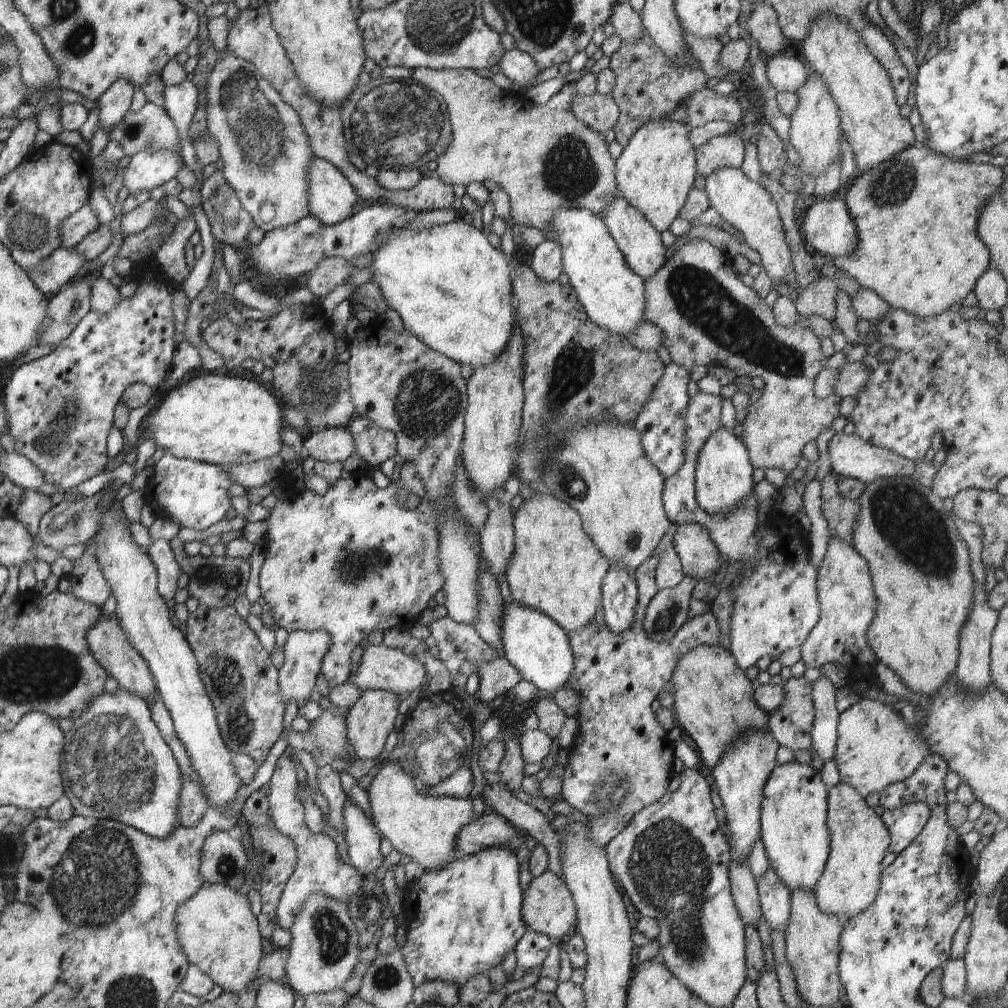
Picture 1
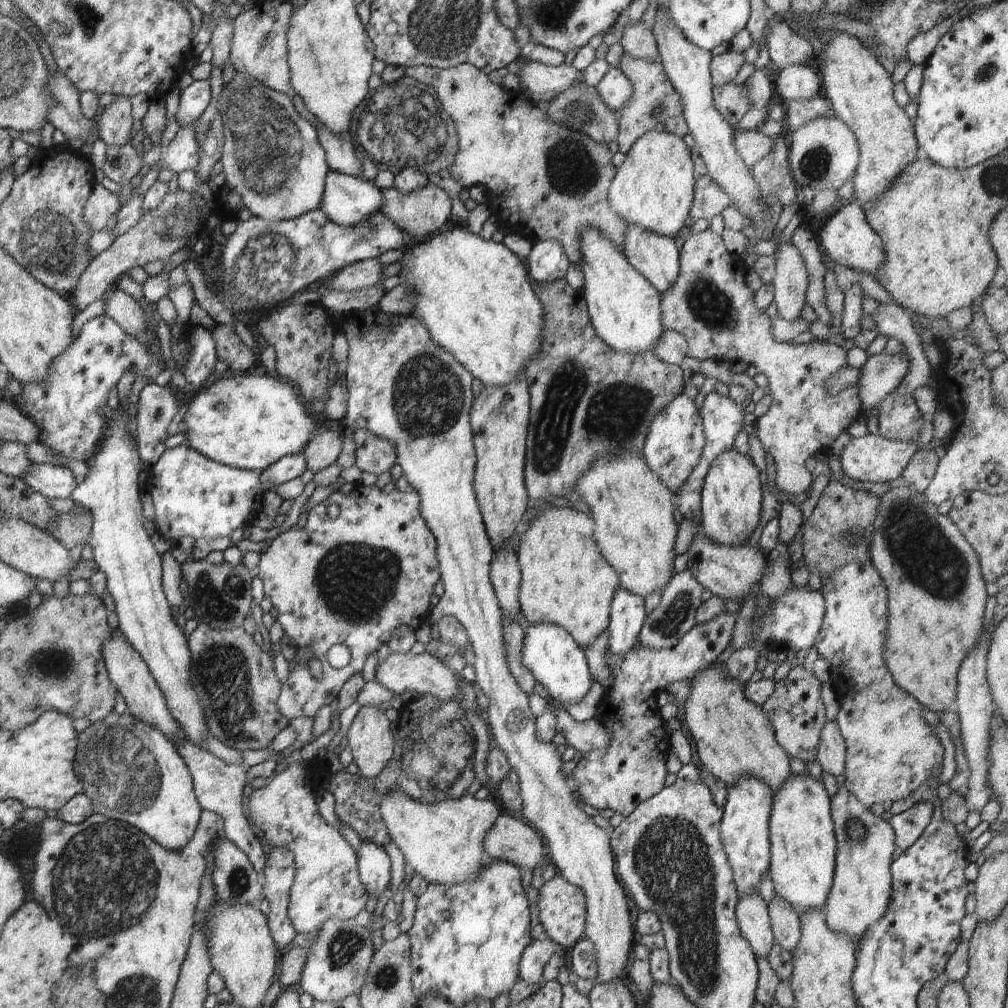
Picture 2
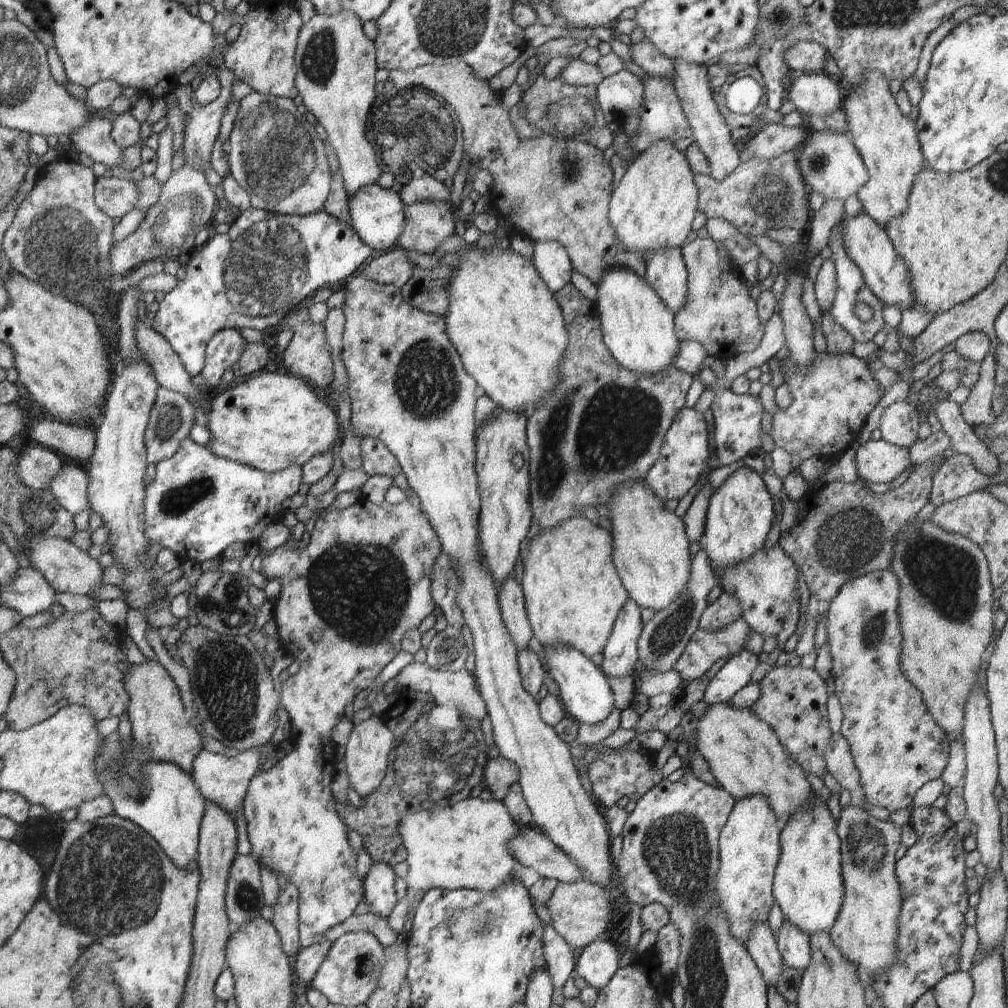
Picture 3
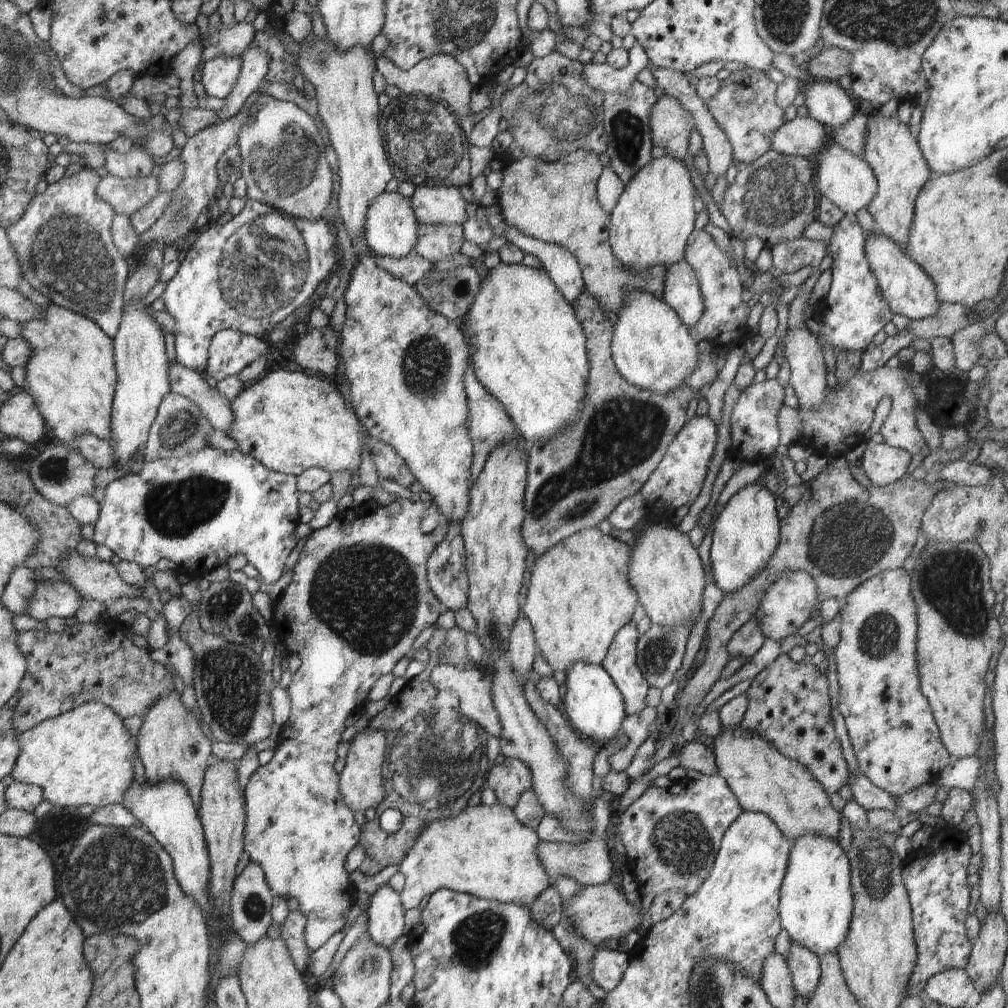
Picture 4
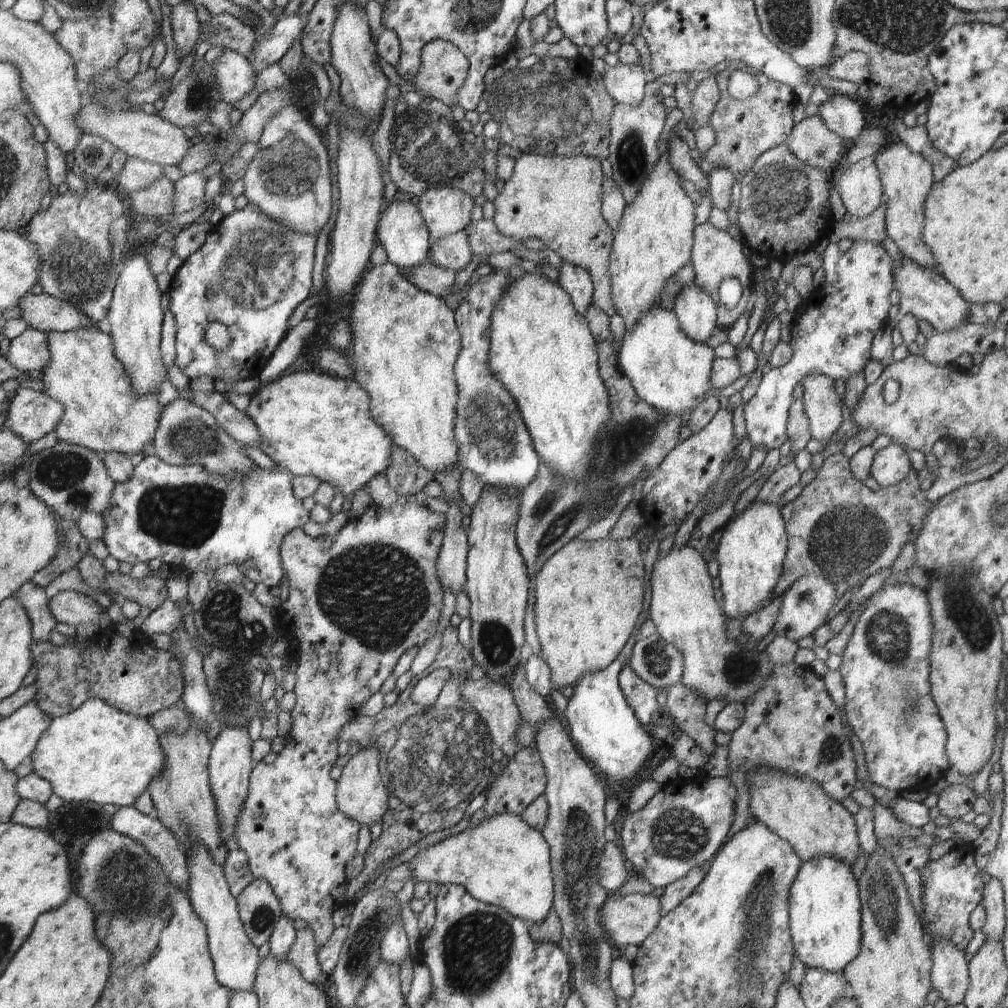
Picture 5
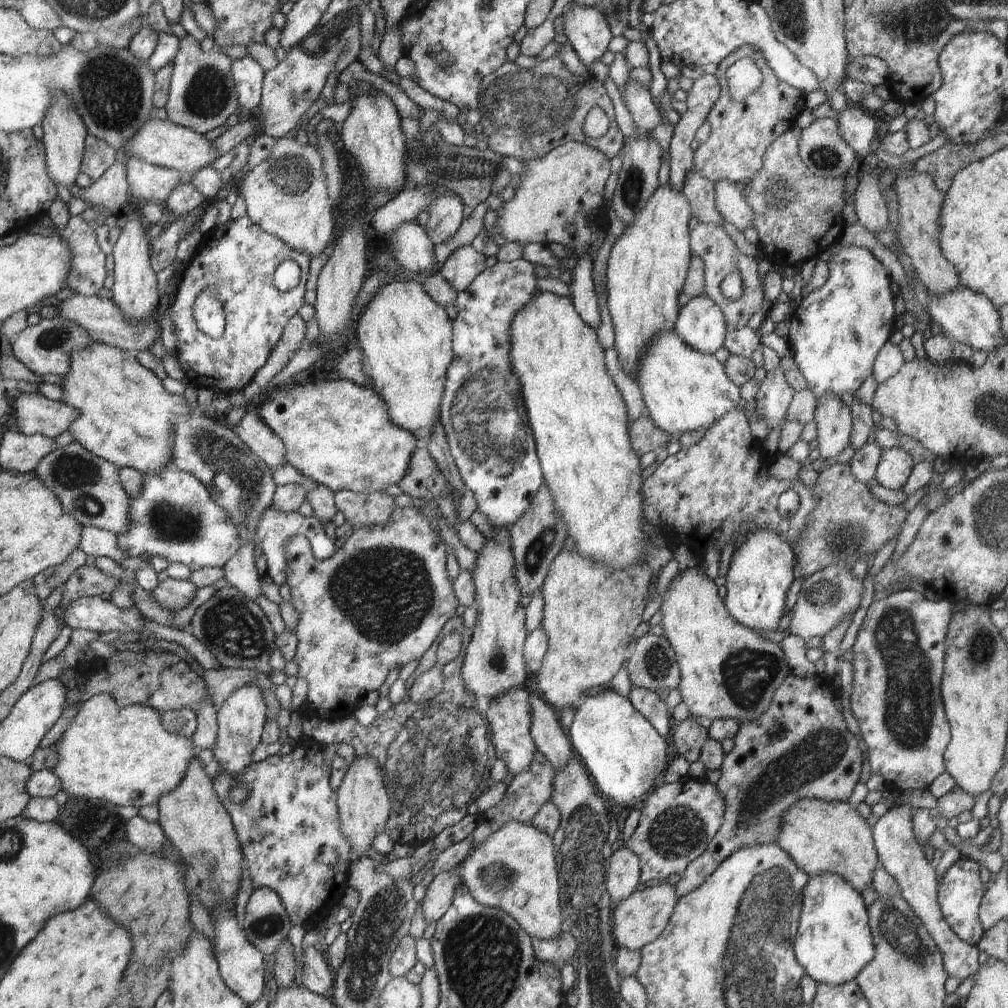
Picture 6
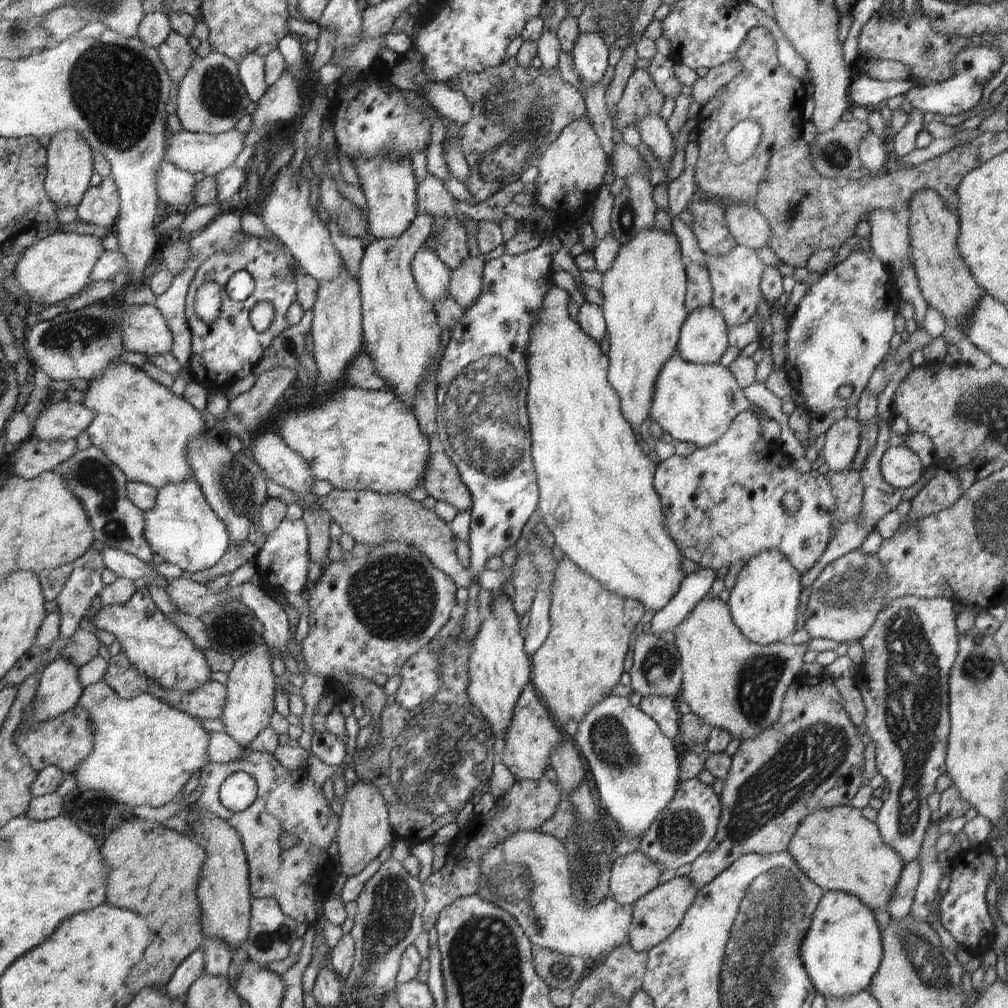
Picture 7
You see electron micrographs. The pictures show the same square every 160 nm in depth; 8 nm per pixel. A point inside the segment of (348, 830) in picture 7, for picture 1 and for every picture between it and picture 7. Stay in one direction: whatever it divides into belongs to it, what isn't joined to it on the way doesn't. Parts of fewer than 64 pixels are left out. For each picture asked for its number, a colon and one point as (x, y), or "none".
1: (369, 722)
2: (369, 737)
3: (367, 752)
4: (361, 781)
5: (361, 794)
6: (363, 801)

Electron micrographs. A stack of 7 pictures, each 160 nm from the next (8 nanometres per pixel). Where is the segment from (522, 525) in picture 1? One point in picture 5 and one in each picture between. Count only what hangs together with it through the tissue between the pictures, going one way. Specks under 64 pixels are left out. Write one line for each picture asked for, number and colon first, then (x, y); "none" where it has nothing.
2: (565, 580)
3: (573, 594)
4: (579, 597)
5: (589, 594)

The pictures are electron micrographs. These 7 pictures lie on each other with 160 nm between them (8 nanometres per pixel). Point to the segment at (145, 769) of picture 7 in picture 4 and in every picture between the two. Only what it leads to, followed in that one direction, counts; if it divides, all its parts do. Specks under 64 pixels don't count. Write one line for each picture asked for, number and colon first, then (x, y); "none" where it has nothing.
4: (86, 756)
5: (99, 754)
6: (123, 755)

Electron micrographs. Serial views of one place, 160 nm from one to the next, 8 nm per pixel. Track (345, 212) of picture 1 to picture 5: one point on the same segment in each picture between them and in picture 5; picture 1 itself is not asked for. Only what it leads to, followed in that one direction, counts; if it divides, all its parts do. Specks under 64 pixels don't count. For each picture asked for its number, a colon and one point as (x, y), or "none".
2: (347, 200)
3: (376, 214)
4: (391, 226)
5: (401, 230)

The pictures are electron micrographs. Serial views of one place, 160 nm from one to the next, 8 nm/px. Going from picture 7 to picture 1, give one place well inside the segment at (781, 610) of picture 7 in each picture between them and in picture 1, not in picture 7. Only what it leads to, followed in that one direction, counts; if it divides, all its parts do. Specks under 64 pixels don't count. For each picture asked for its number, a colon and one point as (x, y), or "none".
1: (723, 477)
2: (731, 497)
3: (740, 513)
4: (746, 534)
5: (750, 553)
6: (761, 571)

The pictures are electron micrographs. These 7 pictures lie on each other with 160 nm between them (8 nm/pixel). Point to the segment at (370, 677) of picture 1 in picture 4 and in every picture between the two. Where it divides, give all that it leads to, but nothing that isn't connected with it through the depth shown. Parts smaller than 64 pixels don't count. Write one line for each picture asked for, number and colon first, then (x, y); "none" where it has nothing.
2: (399, 672)
3: (459, 688)
4: (473, 689)

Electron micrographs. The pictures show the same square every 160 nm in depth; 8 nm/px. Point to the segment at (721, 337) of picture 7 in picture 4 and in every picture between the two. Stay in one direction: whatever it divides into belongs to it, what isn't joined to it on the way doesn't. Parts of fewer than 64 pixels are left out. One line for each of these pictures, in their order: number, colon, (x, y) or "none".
4: (682, 293)
5: (696, 311)
6: (700, 323)

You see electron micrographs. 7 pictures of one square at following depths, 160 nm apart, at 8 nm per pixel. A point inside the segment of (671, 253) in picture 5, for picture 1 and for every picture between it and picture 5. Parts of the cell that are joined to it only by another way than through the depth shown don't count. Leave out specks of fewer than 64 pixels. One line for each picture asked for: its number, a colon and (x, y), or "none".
1: (656, 169)
2: (653, 188)
3: (652, 206)
4: (653, 219)

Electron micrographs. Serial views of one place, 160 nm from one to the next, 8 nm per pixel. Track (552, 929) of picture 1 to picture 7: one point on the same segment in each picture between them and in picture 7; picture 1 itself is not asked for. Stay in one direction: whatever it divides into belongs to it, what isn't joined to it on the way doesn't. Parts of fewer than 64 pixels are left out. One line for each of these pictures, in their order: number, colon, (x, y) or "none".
2: (561, 907)
3: (580, 911)
4: (599, 913)
5: (628, 920)
6: (640, 918)
7: (656, 915)

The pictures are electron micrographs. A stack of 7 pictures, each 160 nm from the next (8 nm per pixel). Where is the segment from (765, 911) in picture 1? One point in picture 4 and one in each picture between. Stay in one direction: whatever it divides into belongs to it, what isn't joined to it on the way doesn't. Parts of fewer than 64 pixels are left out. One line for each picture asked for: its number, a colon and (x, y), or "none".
2: (784, 918)
3: (793, 943)
4: (805, 968)

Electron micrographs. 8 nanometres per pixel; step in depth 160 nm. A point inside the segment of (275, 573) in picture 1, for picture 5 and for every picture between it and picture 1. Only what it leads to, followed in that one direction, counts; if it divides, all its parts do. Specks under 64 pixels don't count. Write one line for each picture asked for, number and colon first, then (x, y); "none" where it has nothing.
2: (352, 580)
3: (364, 579)
4: (359, 595)
5: (358, 599)

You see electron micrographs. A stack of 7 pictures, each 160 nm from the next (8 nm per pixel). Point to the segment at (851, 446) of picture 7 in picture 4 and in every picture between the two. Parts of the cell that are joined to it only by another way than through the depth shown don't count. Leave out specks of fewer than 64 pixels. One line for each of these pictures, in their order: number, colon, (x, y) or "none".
4: (800, 347)
5: (822, 405)
6: (834, 423)

